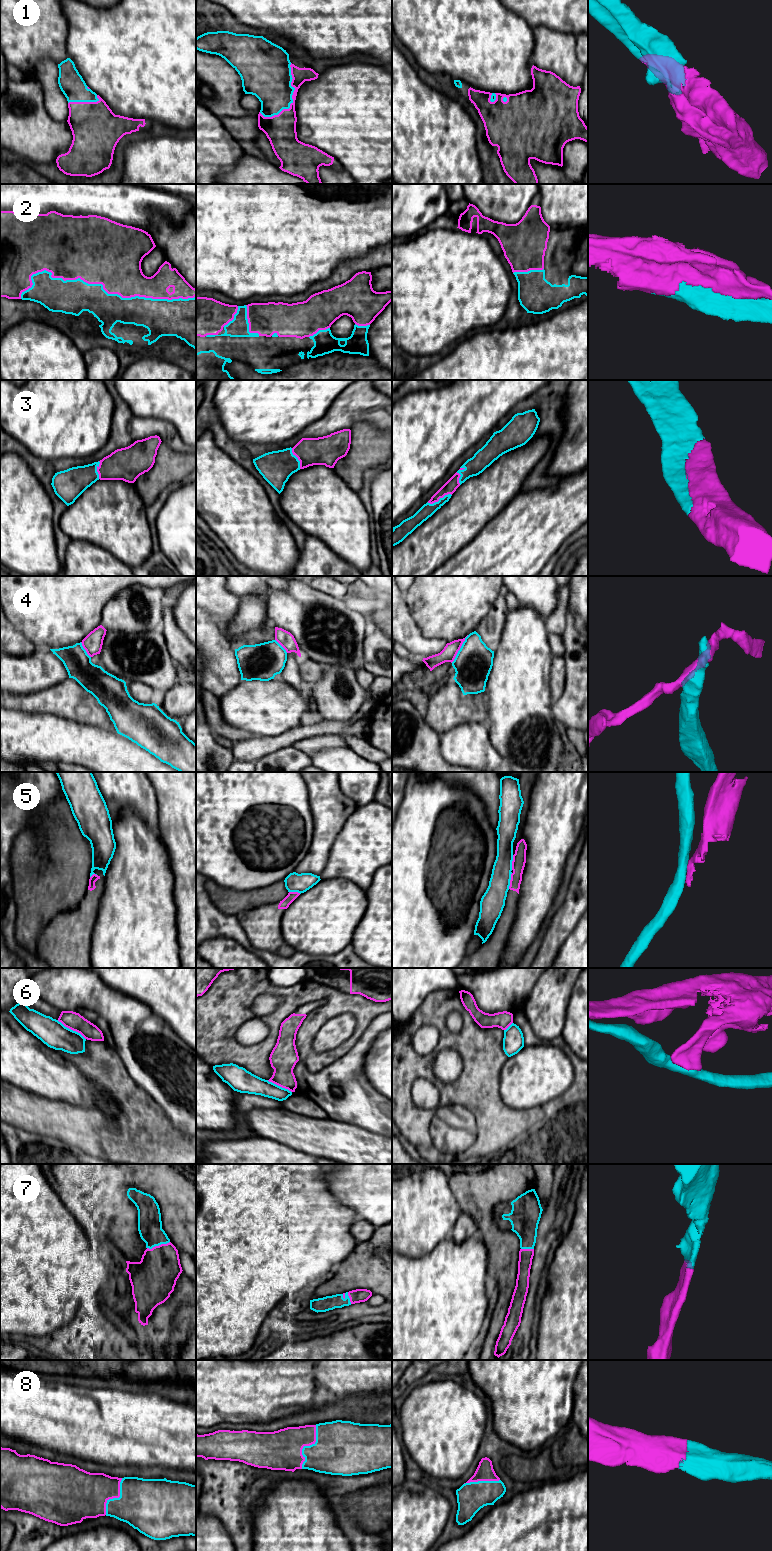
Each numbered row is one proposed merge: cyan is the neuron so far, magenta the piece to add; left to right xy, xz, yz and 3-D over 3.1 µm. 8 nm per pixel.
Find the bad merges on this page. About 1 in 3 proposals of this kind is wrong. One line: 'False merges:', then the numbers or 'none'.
False merges: 4, 5, 6

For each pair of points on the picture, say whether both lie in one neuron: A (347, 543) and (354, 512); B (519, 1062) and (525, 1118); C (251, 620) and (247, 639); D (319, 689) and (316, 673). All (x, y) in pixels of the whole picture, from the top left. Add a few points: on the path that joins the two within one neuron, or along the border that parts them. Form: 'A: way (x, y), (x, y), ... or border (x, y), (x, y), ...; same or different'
A: way (347, 535), (347, 520); same
B: border (502, 1099), (509, 1106), (518, 1109), (542, 1107); different
C: border (268, 619), (239, 635), (227, 630); different
D: border (323, 665), (323, 675), (309, 686); different

